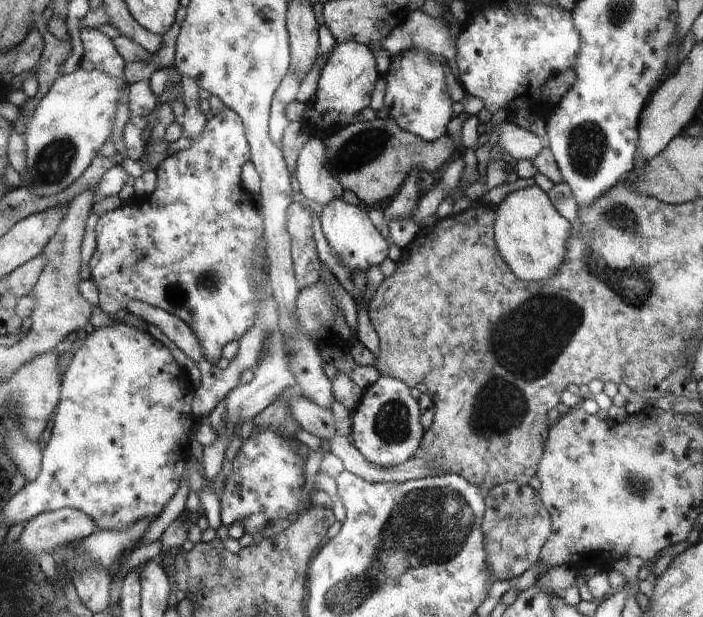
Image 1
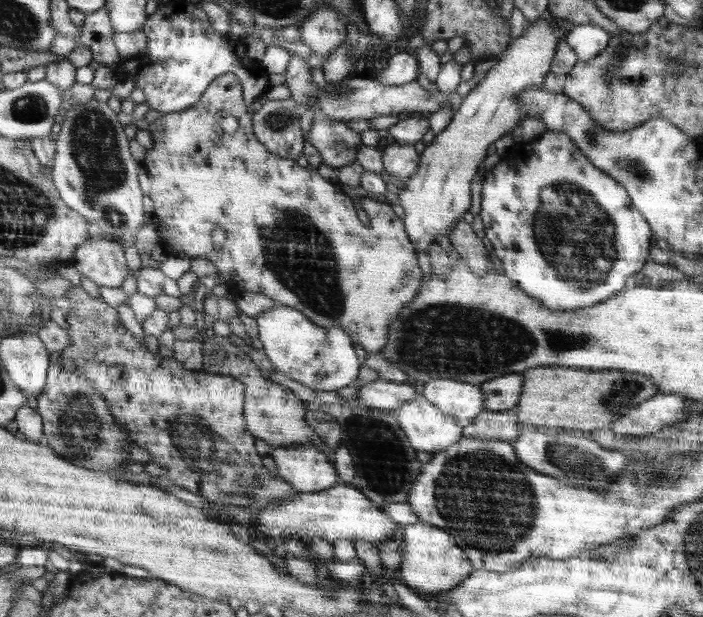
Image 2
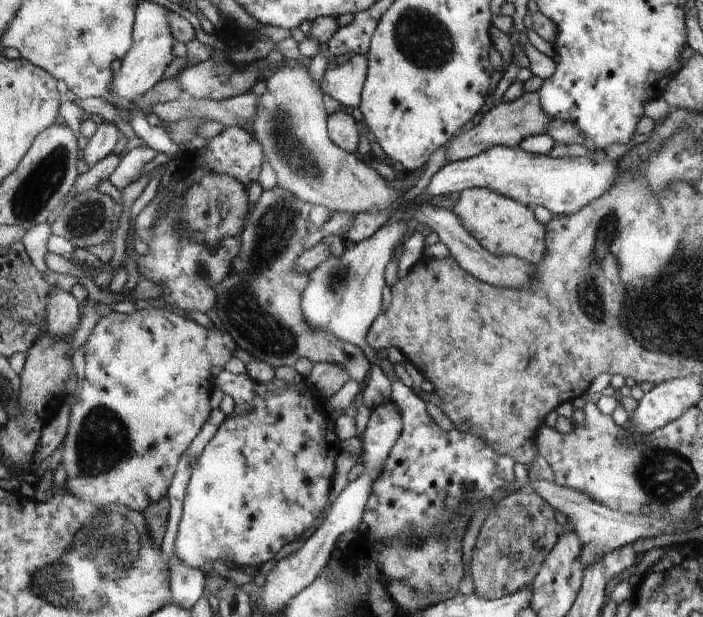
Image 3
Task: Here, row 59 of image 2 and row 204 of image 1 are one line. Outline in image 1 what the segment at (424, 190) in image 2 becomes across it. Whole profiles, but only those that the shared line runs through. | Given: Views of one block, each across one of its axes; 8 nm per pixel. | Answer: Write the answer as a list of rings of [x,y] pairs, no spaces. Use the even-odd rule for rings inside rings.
[[[536,184],[515,190],[493,209],[496,246],[508,258],[512,272],[520,274],[520,280],[545,280],[562,267],[571,238],[571,224],[552,206],[547,192]]]

